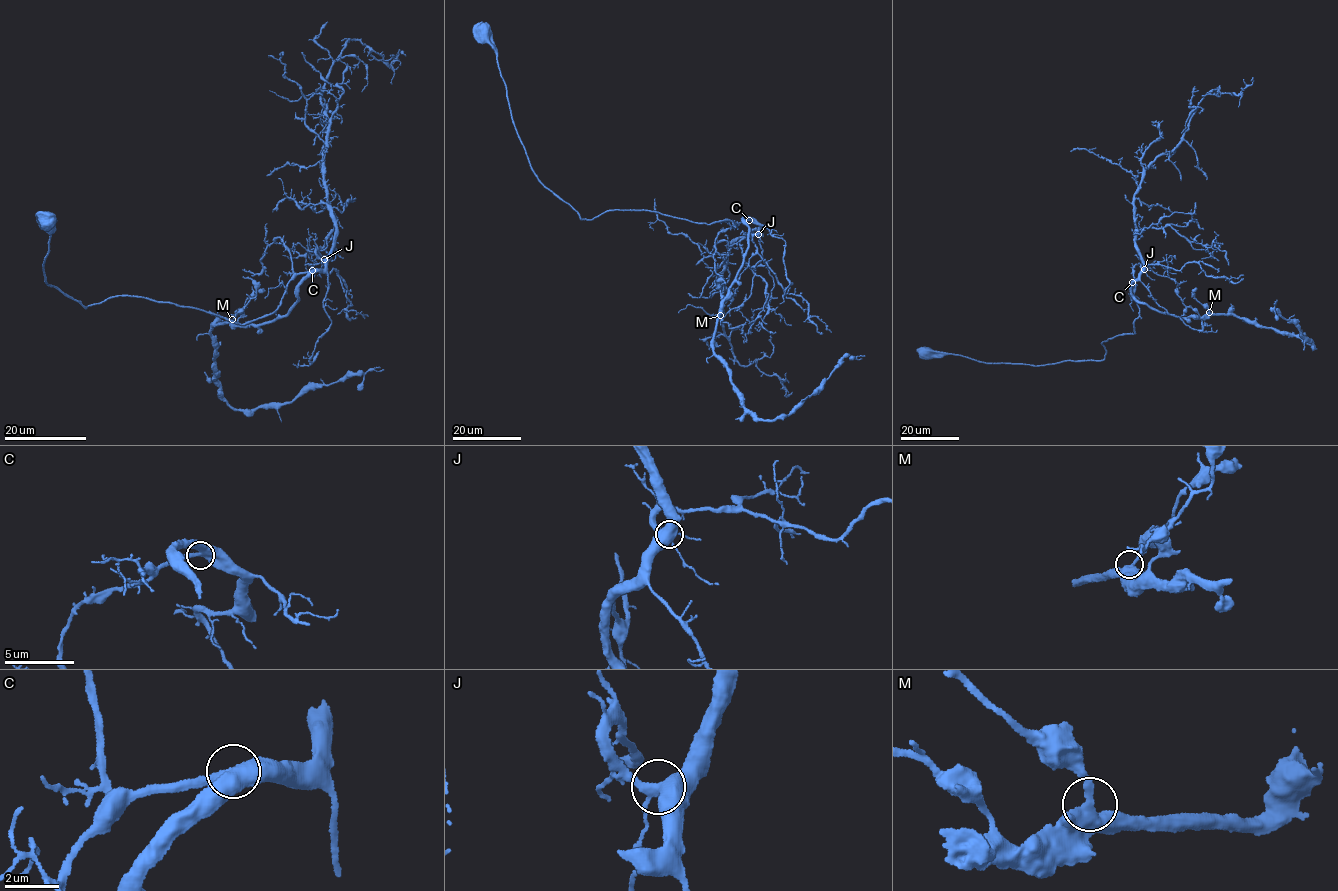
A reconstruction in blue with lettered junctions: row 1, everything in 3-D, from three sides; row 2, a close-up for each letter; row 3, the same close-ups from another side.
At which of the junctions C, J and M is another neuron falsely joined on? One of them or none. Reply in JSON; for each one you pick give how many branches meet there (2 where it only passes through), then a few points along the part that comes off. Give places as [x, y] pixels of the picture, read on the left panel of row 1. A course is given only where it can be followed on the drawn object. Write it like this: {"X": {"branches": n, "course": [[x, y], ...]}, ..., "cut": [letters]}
{"cut": []}

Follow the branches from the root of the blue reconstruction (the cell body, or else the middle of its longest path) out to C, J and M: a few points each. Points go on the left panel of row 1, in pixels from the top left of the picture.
C: (48, 216), (45, 283), (87, 308), (126, 295), (247, 323), (270, 315), (287, 284), (313, 270)
J: (48, 216), (45, 283), (87, 308), (126, 295), (247, 323), (270, 315), (287, 284), (323, 269), (324, 259)
M: (48, 216), (45, 283), (87, 308), (126, 295), (247, 323), (309, 271), (284, 316), (232, 319)

